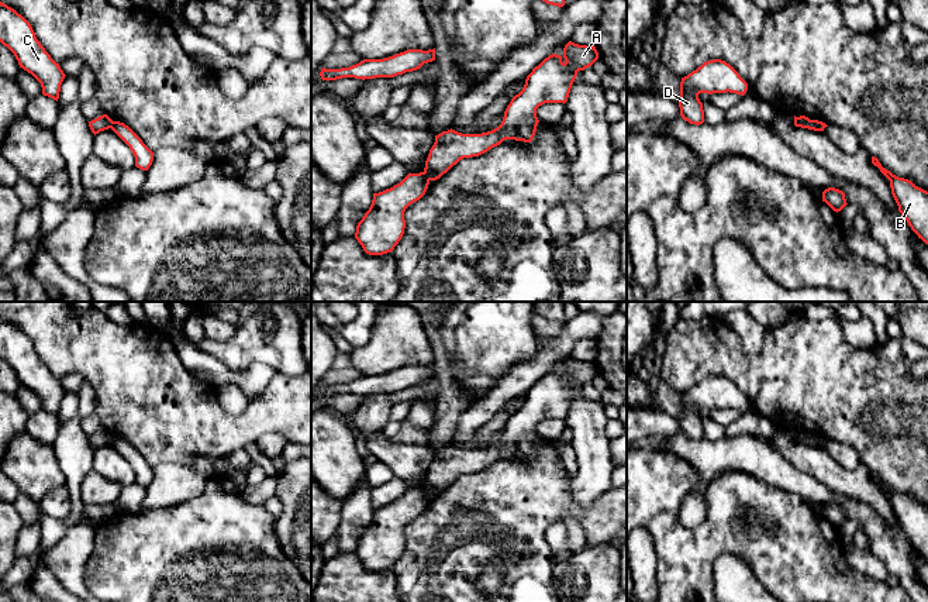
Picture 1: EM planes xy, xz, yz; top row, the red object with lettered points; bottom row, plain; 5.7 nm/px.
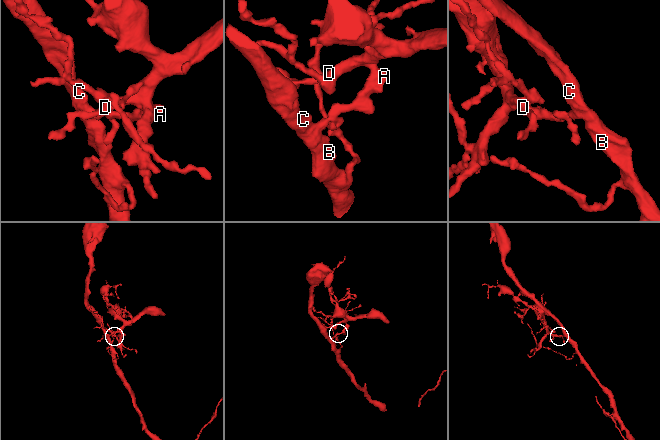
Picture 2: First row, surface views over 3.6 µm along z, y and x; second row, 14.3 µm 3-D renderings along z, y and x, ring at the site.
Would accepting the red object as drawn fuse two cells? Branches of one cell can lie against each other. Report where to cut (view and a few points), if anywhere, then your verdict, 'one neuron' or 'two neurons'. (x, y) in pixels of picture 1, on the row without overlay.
cut xz (423, 488), (430, 495); two neurons

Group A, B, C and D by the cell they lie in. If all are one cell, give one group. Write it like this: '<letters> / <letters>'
A D / B C

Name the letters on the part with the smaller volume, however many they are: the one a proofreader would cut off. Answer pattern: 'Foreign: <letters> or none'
Foreign: A, D

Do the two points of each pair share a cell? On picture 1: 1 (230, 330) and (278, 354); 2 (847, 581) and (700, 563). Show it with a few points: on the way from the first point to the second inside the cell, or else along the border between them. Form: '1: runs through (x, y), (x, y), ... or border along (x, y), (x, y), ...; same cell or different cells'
1: border along (237, 327), (226, 340), (210, 340), (206, 336); different cells
2: runs through (810, 568), (800, 566), (780, 546), (737, 546); same cell

